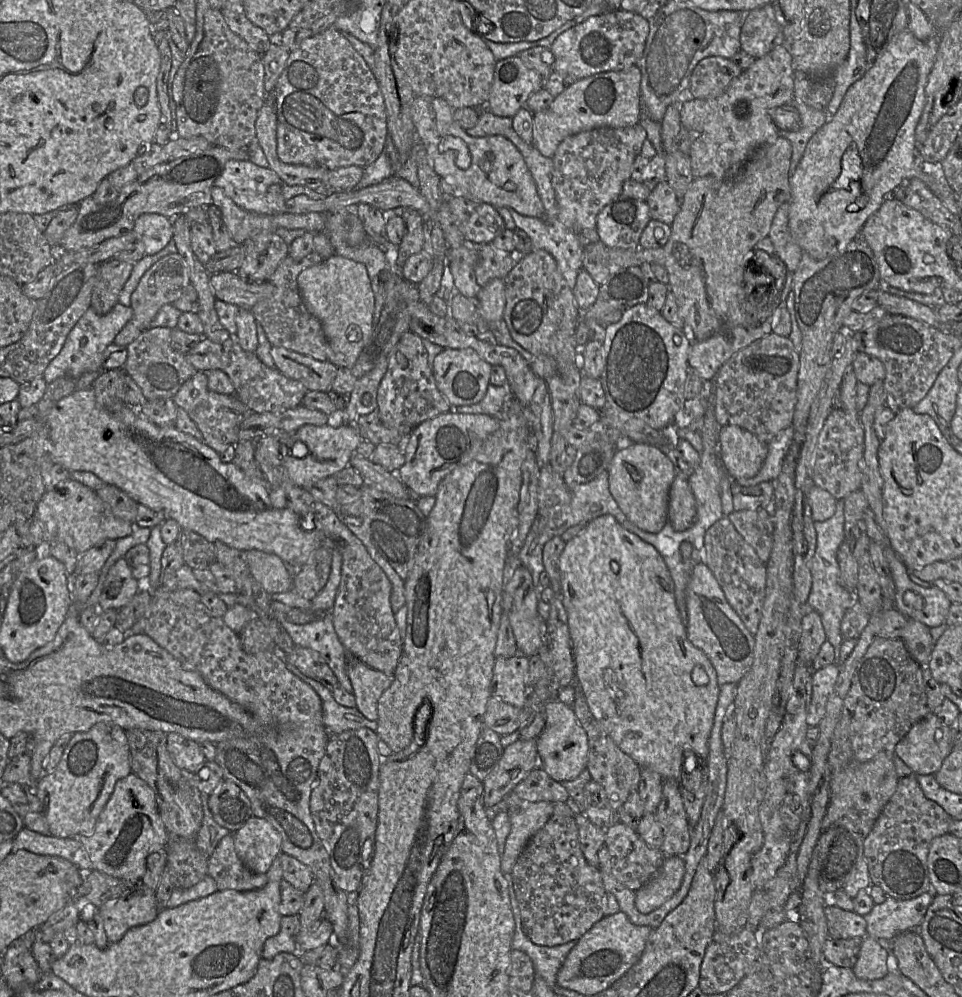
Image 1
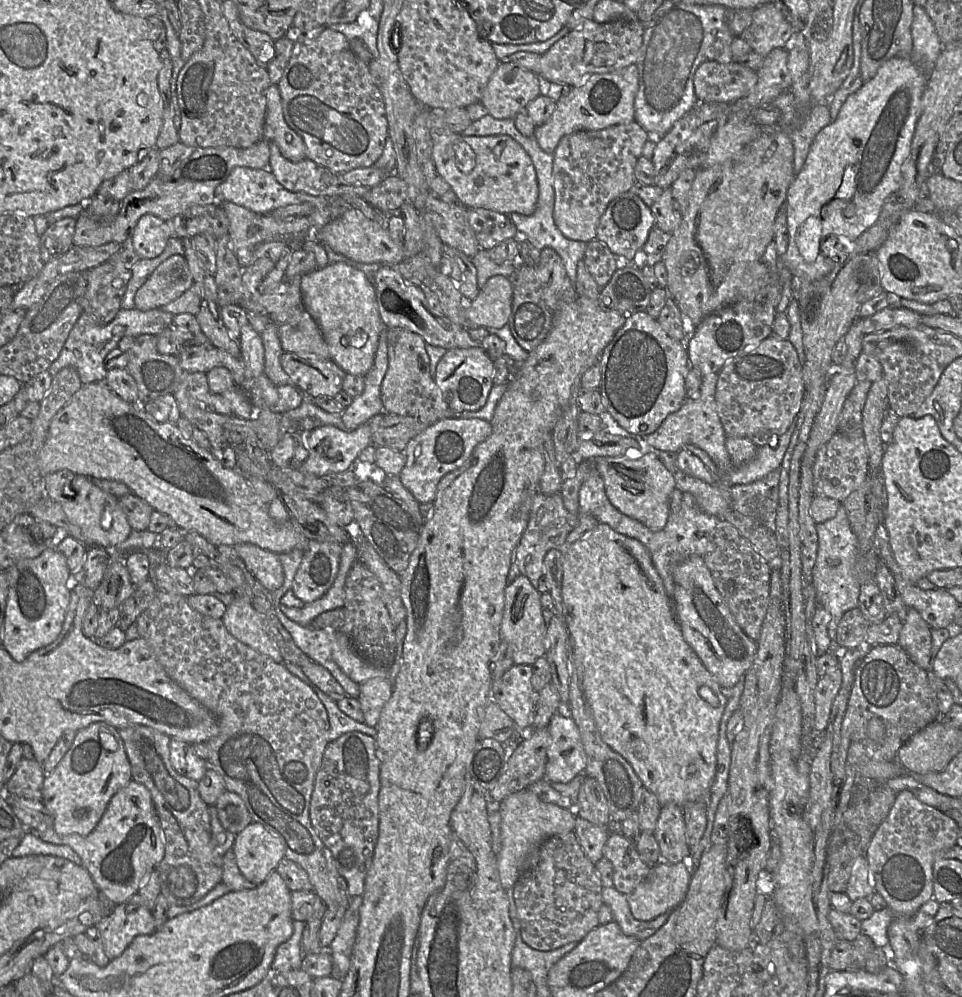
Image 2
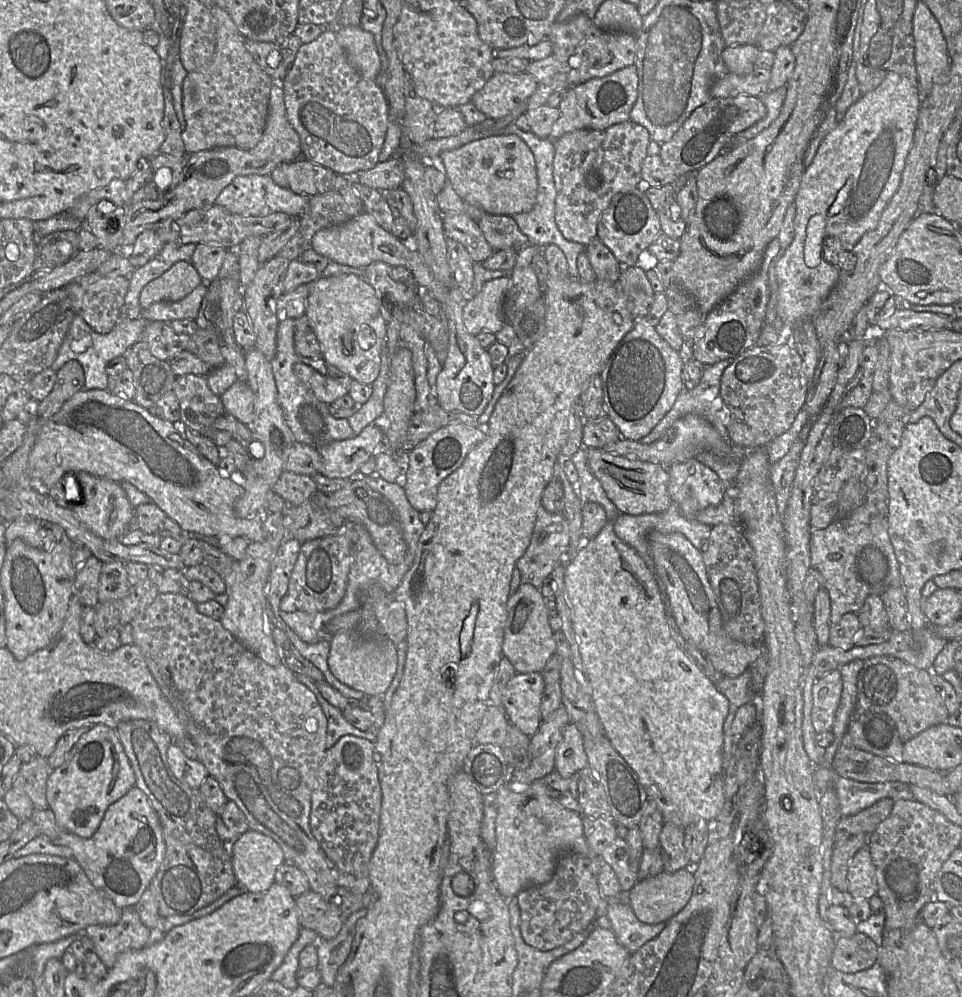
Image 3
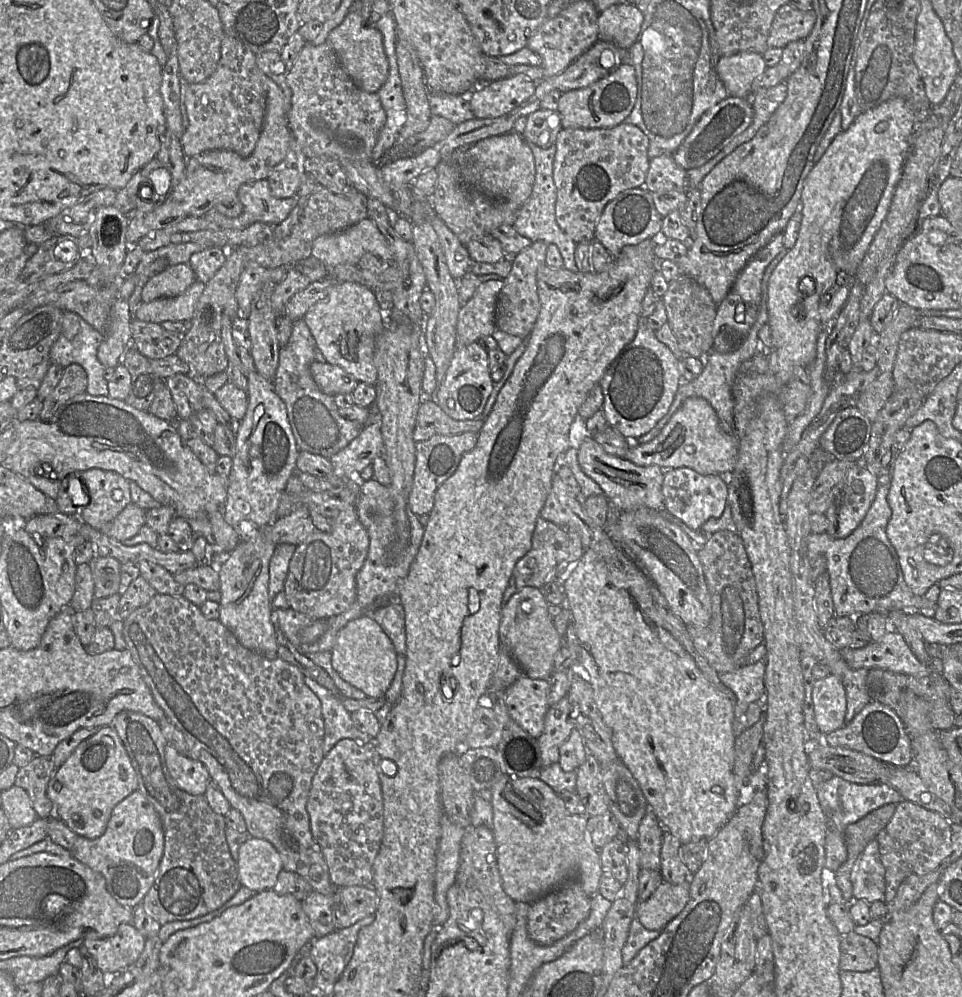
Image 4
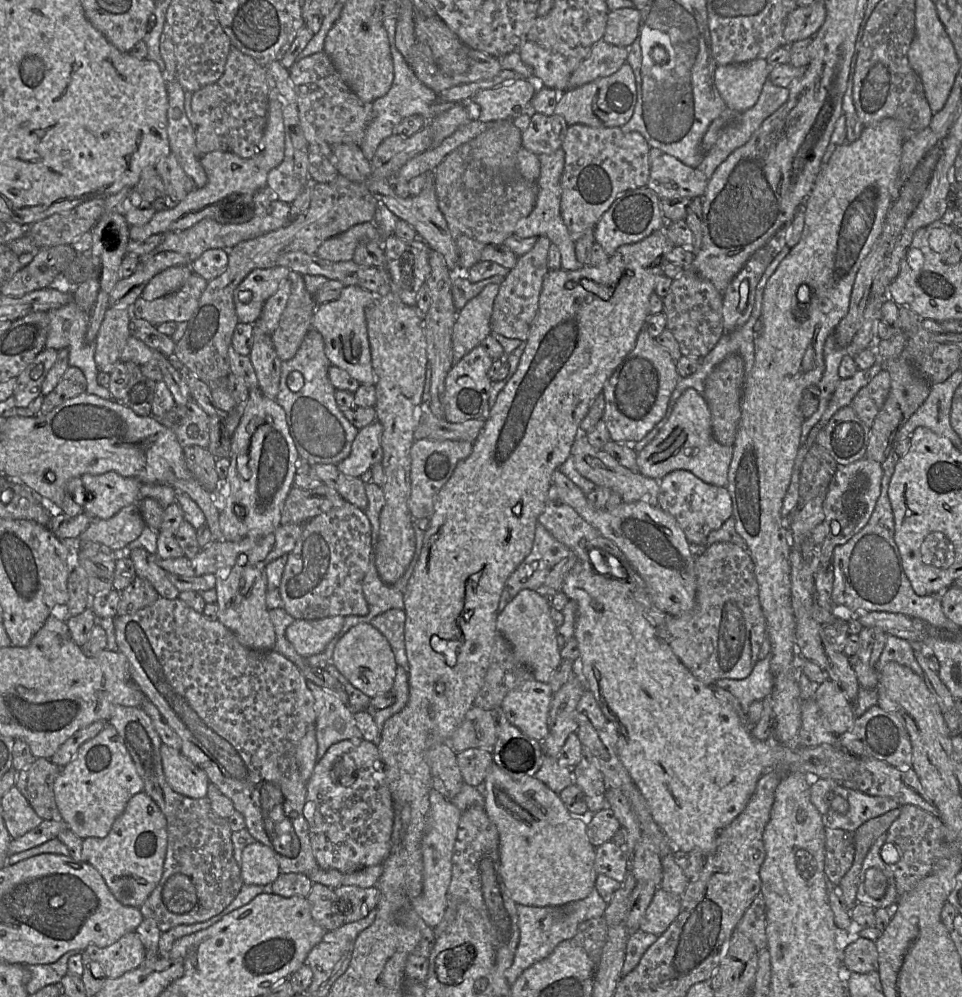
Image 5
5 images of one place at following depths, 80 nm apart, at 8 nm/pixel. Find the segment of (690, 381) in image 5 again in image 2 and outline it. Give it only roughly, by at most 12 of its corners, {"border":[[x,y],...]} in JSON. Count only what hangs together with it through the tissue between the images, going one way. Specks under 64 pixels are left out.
{"border":[[718,373],[703,376],[652,434],[651,450],[704,450],[719,470],[716,484],[731,489],[726,433],[715,399]]}

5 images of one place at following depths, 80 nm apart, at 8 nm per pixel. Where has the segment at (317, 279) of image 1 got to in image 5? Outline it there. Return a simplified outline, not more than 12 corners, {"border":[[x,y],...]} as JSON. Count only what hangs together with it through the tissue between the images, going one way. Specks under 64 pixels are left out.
{"border":[[345,286],[311,321],[333,366],[375,385],[365,317],[375,296]]}

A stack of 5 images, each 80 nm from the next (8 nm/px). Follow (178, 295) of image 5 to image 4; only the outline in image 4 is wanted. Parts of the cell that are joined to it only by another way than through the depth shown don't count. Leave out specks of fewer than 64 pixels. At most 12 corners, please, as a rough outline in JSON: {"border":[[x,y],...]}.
{"border":[[197,279],[177,297],[141,302],[145,322],[189,324],[205,286]]}

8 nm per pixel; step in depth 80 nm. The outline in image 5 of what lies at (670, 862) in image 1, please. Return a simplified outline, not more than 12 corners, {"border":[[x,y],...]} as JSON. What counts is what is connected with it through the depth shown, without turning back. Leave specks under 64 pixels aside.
{"border":[[657,887],[640,923],[660,936],[678,916],[681,896]]}

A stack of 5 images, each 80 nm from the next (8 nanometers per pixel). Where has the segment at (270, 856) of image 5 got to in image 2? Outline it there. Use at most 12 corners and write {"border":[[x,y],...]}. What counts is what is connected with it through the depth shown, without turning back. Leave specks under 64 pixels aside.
{"border":[[254,821],[232,851],[255,886],[284,858],[280,839]]}

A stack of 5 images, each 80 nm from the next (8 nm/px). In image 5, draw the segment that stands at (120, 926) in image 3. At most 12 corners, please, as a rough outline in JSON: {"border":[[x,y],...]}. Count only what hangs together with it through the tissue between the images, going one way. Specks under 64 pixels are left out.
{"border":[[136,931],[85,952],[107,979],[140,967],[146,950]]}

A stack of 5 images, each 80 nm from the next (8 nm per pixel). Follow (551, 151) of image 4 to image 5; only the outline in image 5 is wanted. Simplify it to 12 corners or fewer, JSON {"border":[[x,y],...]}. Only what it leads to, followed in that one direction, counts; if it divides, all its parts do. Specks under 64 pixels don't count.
{"border":[[560,148],[538,155],[537,197],[520,219],[520,238],[547,237],[563,270],[581,268],[560,214]]}

